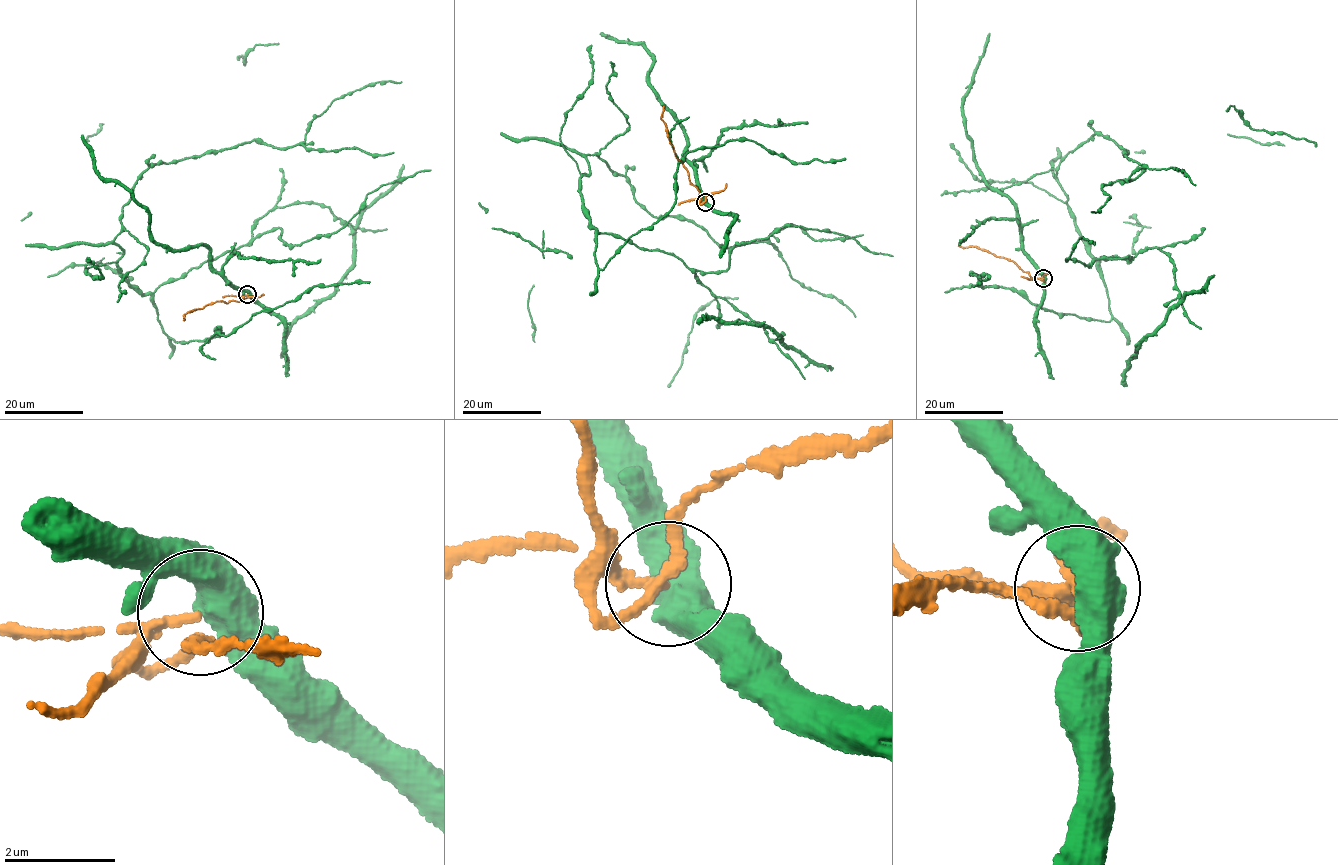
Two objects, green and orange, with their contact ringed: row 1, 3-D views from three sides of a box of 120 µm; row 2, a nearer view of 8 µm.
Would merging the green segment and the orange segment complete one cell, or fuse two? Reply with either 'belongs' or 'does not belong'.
does not belong

